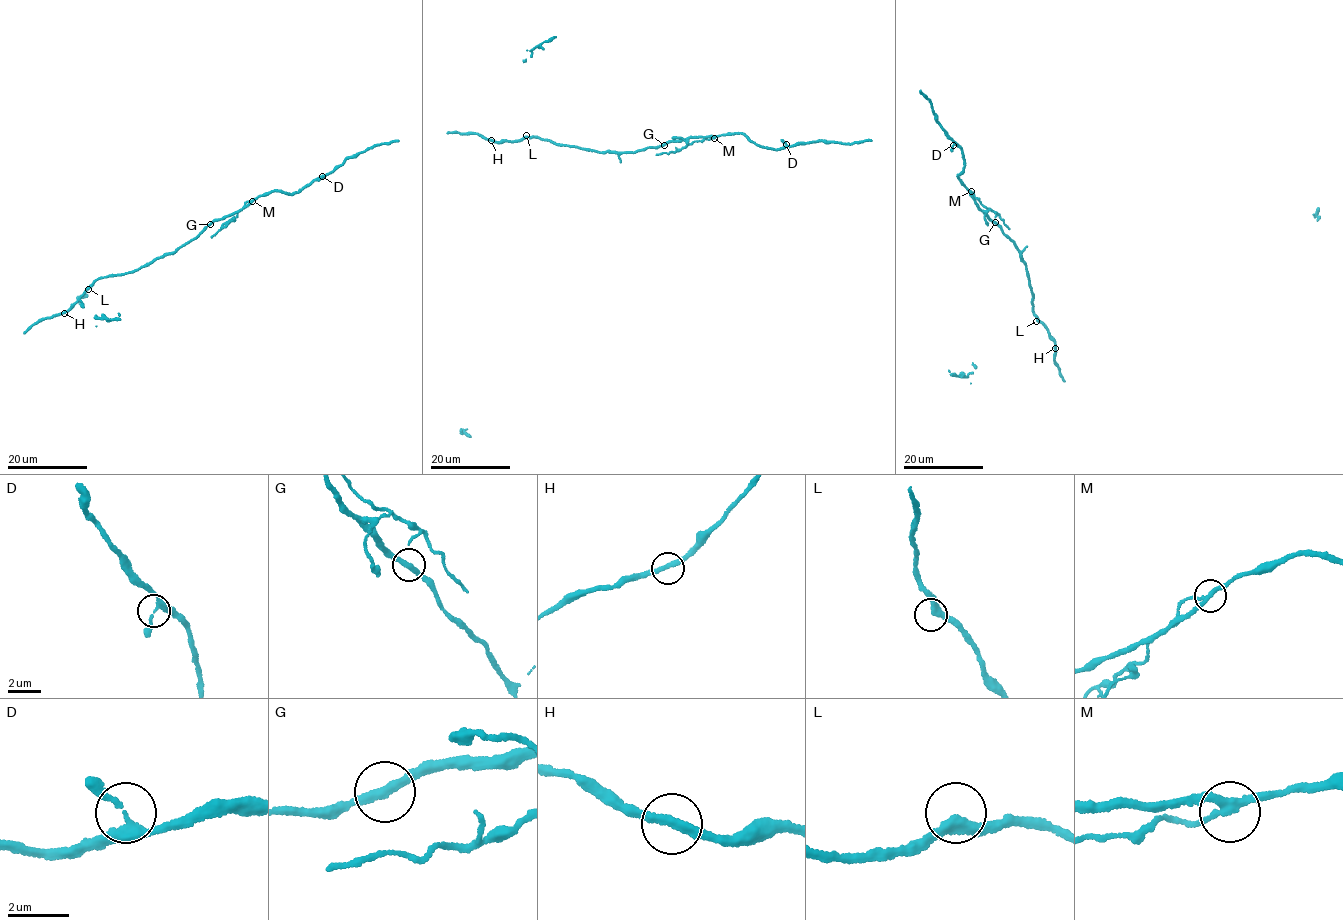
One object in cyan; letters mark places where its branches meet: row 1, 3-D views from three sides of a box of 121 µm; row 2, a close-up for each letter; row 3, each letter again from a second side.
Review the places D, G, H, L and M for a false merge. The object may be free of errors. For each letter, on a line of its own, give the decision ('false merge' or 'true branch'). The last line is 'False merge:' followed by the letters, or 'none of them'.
D: true branch
G: true branch
H: true branch
L: true branch
M: false merge
False merge: M

